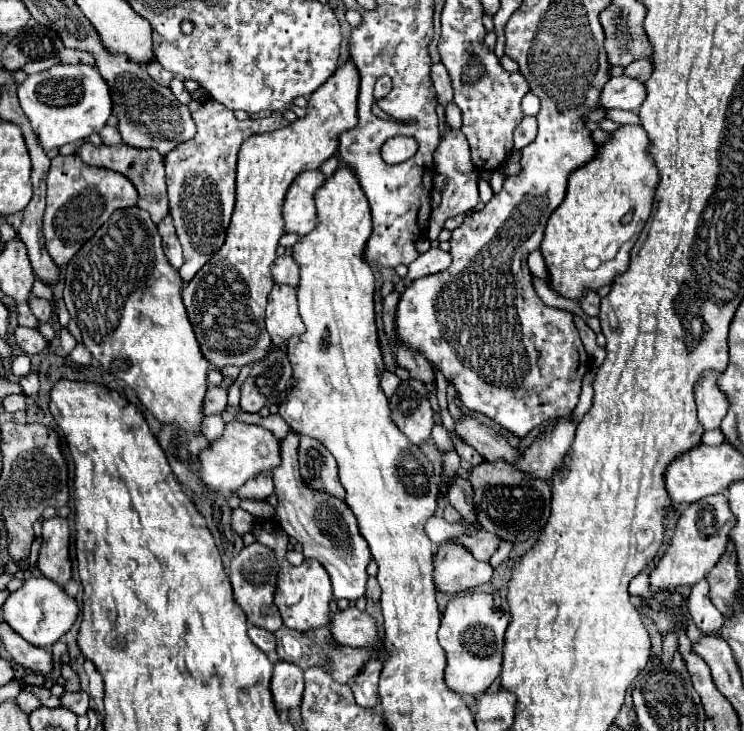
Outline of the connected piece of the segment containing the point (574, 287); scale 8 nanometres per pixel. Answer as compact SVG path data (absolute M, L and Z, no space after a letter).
M620 125L616 131L610 133L610 139L598 145L596 157L584 163L584 167L574 169L572 177L568 177L568 193L548 219L544 241L540 247L546 267L550 271L552 285L560 295L568 299L580 299L586 287L596 291L602 285L610 285L618 273L628 269L630 249L638 241L650 217L652 195L658 183L658 173L648 159L646 147L648 135L642 125Z

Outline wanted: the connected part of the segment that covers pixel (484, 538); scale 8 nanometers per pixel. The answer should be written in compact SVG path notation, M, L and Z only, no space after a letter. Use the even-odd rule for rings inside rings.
M482 529L472 537L462 535L462 537L454 537L452 541L460 541L460 545L464 545L478 561L488 561L492 557L492 553L496 551L496 547L498 547L496 535L486 533Z

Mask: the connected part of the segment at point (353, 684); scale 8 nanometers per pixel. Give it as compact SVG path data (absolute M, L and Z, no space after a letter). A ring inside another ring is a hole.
M370 657L364 663L364 669L360 671L360 675L352 677L352 681L348 681L346 685L352 689L356 703L364 709L376 709L378 707L378 679L382 673L382 659L378 657Z

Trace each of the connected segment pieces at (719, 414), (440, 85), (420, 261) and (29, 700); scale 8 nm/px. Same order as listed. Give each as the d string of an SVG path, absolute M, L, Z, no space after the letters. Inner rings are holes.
M708 373L700 385L696 387L696 405L698 405L698 421L704 427L704 431L720 429L720 421L724 419L728 411L726 395L720 393L716 379L720 373Z
M442 63L432 65L432 81L434 81L434 89L436 89L436 99L442 107L450 105L454 101L452 97L452 85L450 85L450 77L448 71L444 69Z
M428 249L426 253L420 253L420 257L408 265L408 277L414 281L424 275L440 273L448 269L450 261L452 261L450 253L444 253L442 249Z
M22 691L22 693L16 697L16 703L18 703L18 707L20 707L22 711L26 711L26 713L32 713L34 709L40 707L38 697L32 695L32 693L26 693L26 691Z

